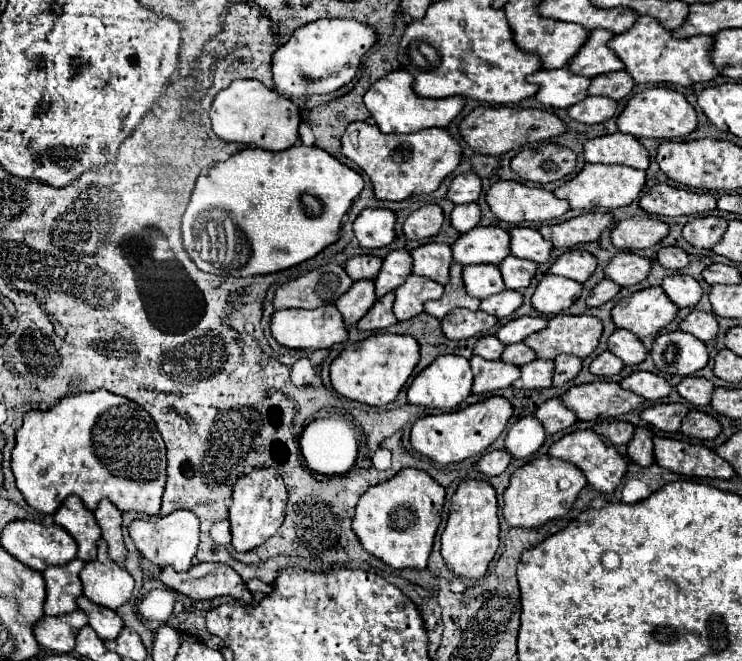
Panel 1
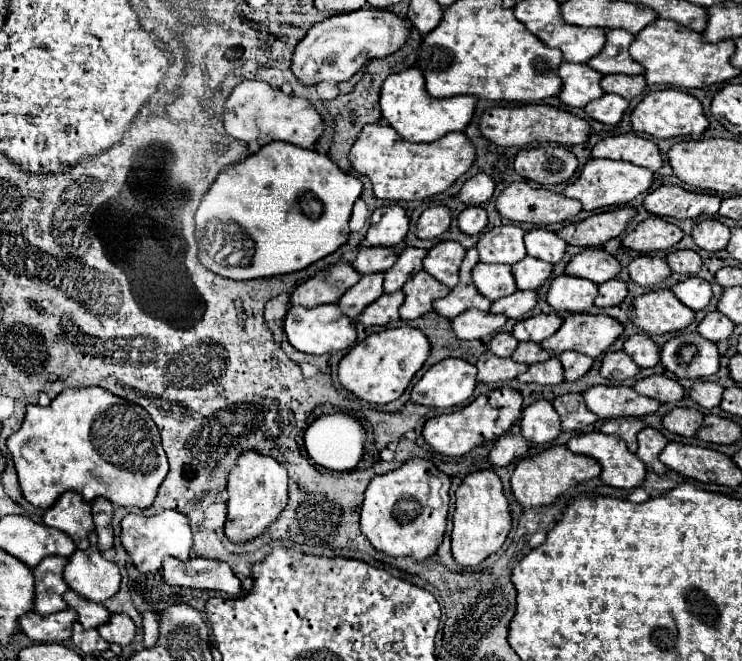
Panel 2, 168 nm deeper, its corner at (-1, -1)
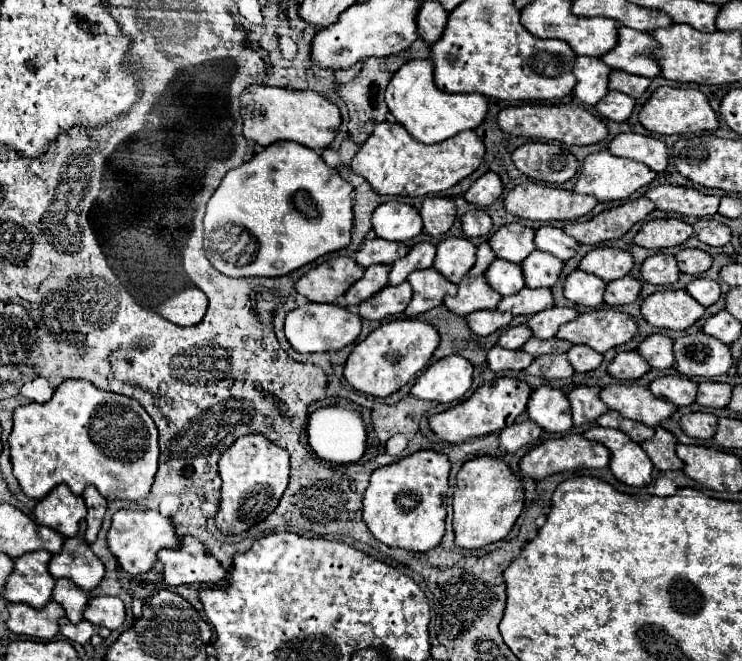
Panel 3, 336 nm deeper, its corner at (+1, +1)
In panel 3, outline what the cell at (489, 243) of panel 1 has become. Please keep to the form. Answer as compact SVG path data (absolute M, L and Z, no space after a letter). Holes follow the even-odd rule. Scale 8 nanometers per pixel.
M509 223L493 233L489 245L499 259L521 263L529 253L535 251L533 237L535 231L531 227L525 227L521 223Z

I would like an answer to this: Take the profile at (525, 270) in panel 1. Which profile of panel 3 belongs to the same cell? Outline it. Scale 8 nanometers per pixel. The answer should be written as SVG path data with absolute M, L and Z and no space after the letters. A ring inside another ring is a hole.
M533 251L523 263L523 275L525 275L525 283L527 287L535 289L535 287L553 287L559 281L559 275L563 271L563 261L543 253L543 251Z

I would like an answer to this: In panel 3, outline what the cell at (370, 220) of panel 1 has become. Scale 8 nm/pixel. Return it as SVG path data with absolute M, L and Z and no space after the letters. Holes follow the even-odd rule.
M387 201L373 213L373 231L387 241L409 241L423 231L423 221L411 205Z

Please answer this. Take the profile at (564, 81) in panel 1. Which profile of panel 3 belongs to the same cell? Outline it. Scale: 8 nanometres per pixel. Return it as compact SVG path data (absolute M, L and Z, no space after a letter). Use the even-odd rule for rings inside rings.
M577 57L575 69L577 85L573 95L577 95L585 105L597 105L609 93L609 73L611 67L599 57Z

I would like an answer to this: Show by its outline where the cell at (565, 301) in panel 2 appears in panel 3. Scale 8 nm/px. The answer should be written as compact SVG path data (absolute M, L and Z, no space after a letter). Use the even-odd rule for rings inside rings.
M575 269L567 279L565 279L565 297L577 305L583 307L599 307L603 303L603 293L605 293L607 283L591 273L585 273L581 269Z

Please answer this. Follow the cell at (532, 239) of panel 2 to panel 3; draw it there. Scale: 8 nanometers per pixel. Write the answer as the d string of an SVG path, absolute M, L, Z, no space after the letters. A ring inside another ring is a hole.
M549 225L547 227L541 227L537 231L535 245L537 245L537 249L555 255L561 261L571 259L577 253L577 249L579 249L579 243L573 237L569 237L563 229L549 227Z

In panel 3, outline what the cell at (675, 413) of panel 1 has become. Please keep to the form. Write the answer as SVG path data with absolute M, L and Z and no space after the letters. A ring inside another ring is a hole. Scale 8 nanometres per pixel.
M689 413L681 417L681 429L695 439L711 439L717 431L717 417L713 413Z

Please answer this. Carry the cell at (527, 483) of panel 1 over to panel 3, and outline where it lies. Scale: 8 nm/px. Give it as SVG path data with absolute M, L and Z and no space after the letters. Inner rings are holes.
M565 435L547 439L541 445L535 445L523 459L521 459L521 473L529 475L533 479L543 479L547 475L553 475L557 471L571 471L571 469L599 469L607 467L611 459L611 453L607 447L603 447L597 441L589 441L583 435Z

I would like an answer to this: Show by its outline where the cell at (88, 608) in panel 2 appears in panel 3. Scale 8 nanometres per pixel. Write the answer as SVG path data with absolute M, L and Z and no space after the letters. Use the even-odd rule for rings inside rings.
M57 579L53 599L65 609L65 615L71 623L79 623L83 619L83 609L87 607L89 597L75 583L69 583L69 579Z

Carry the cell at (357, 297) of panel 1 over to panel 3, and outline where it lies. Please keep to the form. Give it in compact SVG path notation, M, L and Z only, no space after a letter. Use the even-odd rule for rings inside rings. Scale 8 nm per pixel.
M371 265L371 267L367 267L365 275L345 293L345 303L347 305L359 305L361 301L379 293L389 283L387 281L389 271L391 271L391 265Z

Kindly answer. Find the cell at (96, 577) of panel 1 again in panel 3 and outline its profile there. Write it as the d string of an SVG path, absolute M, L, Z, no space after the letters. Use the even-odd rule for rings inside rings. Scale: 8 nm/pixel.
M75 535L75 537L67 537L61 553L51 557L49 573L55 579L67 577L75 585L91 591L101 583L105 575L105 565L93 555L93 551L83 541L83 537Z

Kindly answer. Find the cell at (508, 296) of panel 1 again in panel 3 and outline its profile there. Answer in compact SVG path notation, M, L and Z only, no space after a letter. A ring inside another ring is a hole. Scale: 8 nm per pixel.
M529 287L511 297L503 297L497 305L499 311L509 311L513 315L525 315L525 317L549 307L553 307L551 289L529 289Z

